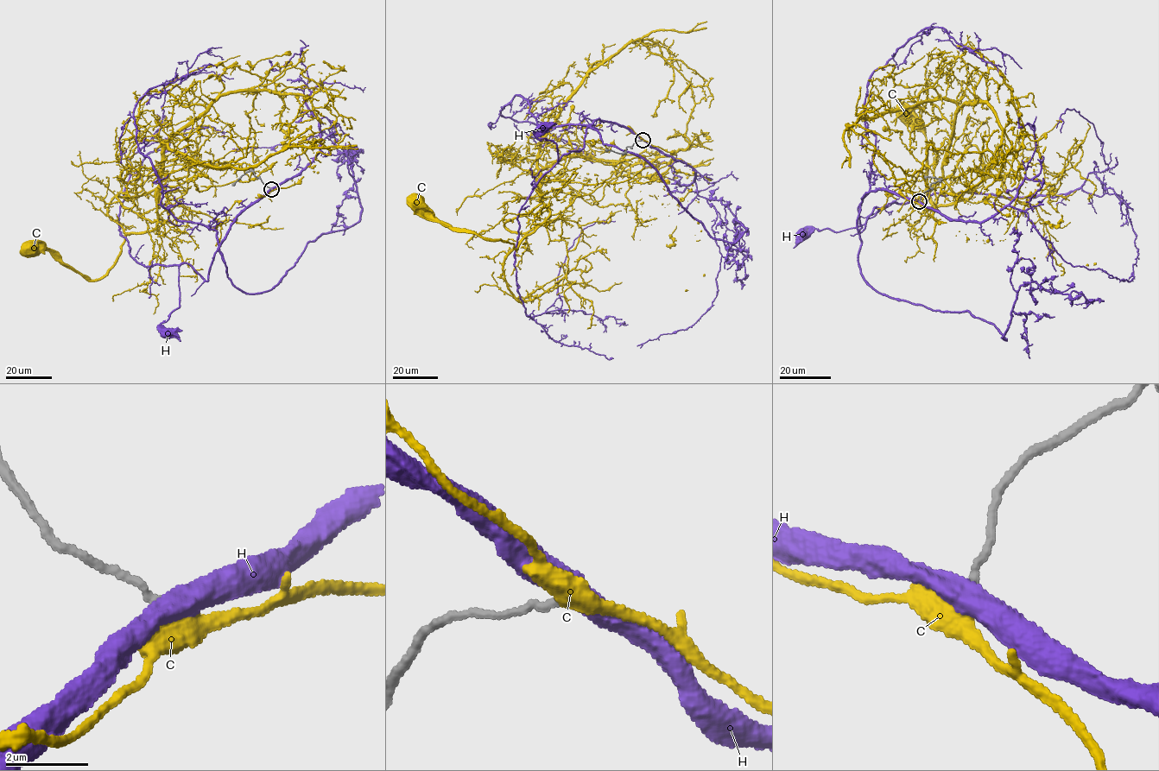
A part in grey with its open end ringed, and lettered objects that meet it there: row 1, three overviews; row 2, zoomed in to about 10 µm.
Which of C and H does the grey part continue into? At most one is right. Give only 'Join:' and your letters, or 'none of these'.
Join: C

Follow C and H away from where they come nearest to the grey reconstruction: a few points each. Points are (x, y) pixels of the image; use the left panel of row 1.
C: (271, 188), (217, 221), (174, 205), (158, 181), (163, 223), (126, 236), (99, 279), (28, 249)
H: (271, 189), (239, 212), (215, 254), (207, 281), (187, 263), (180, 266), (180, 306), (161, 324), (169, 332)

